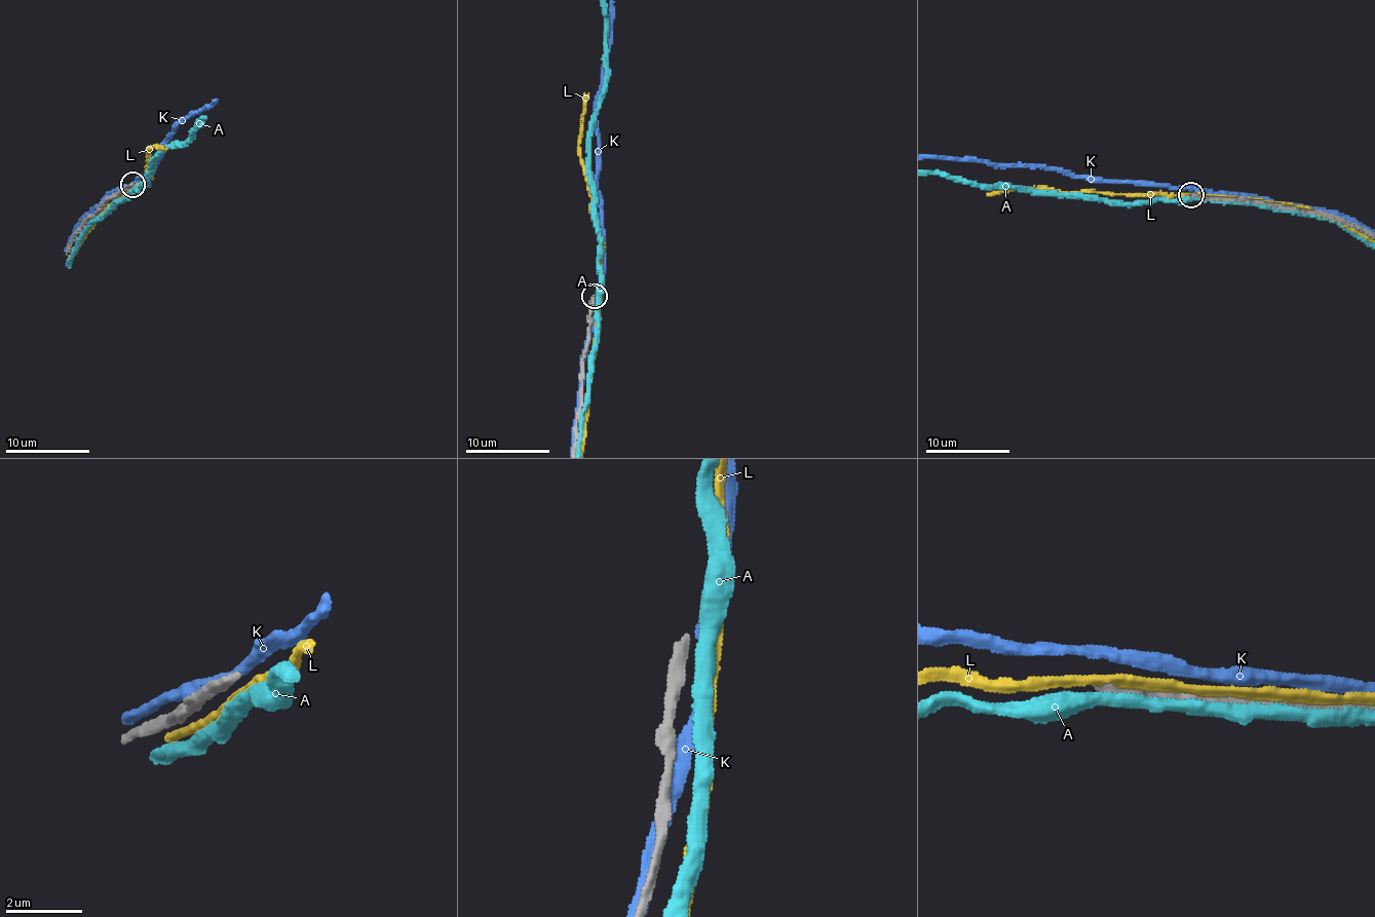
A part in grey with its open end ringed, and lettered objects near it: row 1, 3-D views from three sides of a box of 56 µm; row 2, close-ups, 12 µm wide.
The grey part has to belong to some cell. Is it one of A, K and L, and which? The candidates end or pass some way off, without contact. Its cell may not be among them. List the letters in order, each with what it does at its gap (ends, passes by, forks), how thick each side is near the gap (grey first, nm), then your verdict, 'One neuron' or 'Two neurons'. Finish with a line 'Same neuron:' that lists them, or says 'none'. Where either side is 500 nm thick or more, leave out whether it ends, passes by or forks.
A: It passes by. Thickness 260 nm (grey) against 420 nm. Two neurons
K: It passes by. Thickness 260 nm (grey) against 300 nm. Two neurons
L: It passes by. Thickness 260 nm (grey) against 240 nm. Two neurons
Same neuron: none

